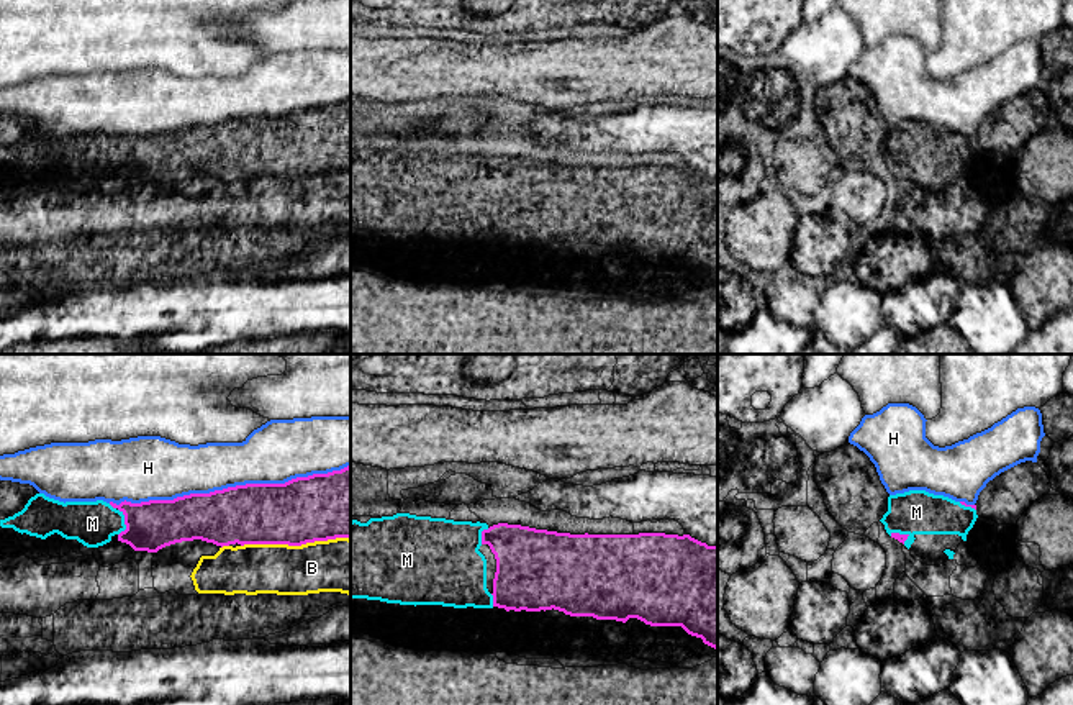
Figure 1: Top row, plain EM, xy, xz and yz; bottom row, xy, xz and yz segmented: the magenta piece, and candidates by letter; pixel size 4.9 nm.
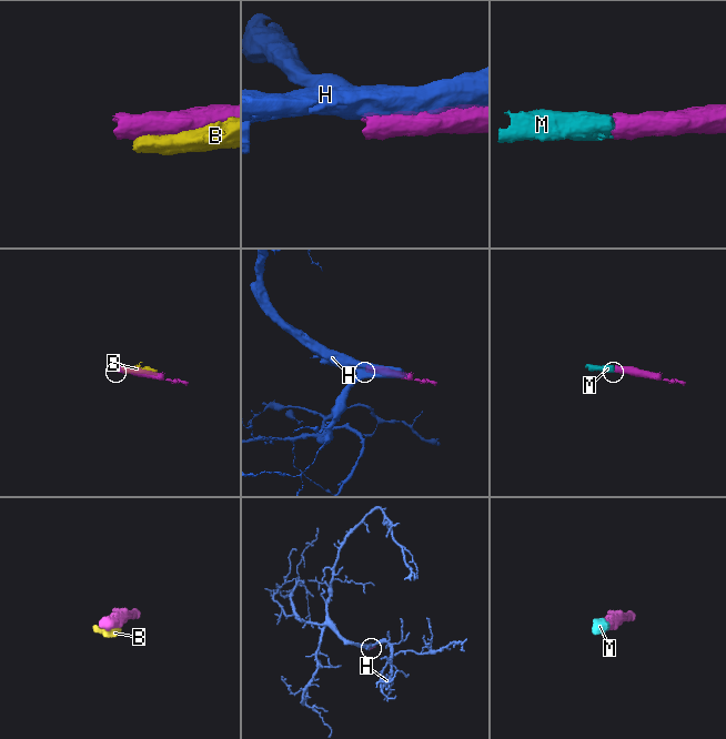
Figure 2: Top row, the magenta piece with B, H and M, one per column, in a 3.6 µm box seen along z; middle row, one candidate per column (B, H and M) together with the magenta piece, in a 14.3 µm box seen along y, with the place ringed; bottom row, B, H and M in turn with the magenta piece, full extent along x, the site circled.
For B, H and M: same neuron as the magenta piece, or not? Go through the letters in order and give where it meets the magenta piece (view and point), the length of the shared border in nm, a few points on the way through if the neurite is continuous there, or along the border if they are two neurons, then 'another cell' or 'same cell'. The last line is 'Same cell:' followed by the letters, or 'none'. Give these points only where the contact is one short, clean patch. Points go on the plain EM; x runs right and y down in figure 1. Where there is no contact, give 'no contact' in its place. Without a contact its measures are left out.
B: xy (295, 177) | 550 nm | another cell
H: xy (228, 120) | 1200 nm | another cell
M: xy (125, 154) | 140 nm | same cell
Same cell: M

